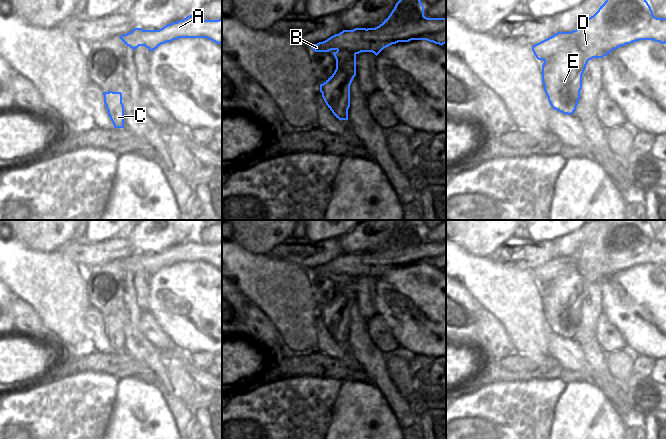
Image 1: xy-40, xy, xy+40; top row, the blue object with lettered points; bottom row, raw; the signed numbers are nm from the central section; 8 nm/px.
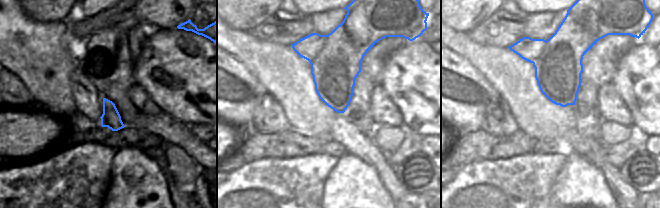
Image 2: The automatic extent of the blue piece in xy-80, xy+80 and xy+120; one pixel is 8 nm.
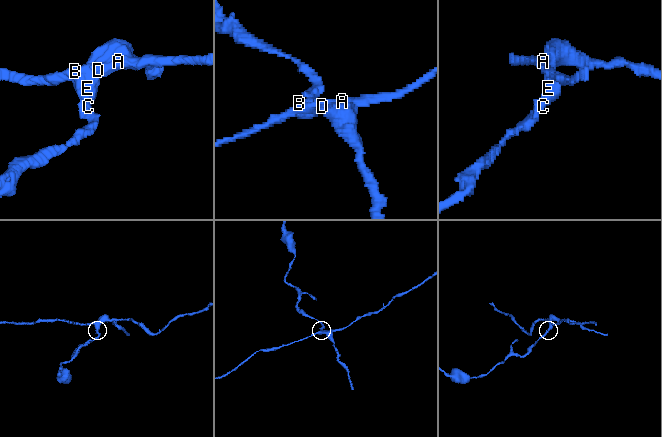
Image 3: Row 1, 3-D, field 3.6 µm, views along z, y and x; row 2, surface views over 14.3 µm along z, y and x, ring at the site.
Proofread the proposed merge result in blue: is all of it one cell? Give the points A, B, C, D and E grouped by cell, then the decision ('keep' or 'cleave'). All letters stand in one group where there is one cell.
groups A B / C D E; cleave

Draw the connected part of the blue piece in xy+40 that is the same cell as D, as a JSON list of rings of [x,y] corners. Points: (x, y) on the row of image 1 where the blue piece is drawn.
[[[606,0],[591,17],[576,29],[578,45],[569,50],[561,50],[544,60],[542,83],[551,107],[563,114],[572,115],[576,110],[582,89],[582,75],[589,60],[603,58],[613,50],[626,45],[626,37],[645,28],[653,11],[646,0]]]

